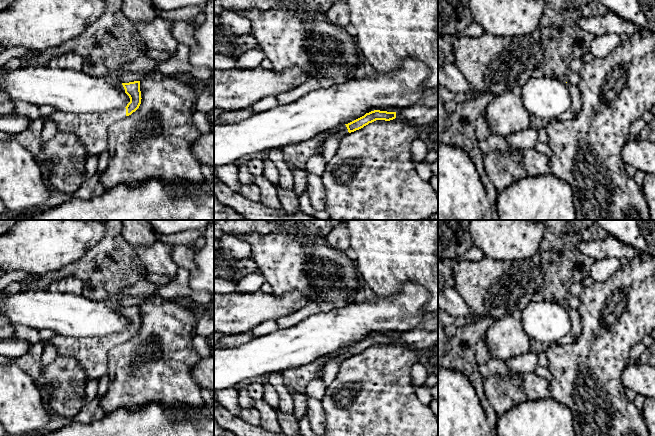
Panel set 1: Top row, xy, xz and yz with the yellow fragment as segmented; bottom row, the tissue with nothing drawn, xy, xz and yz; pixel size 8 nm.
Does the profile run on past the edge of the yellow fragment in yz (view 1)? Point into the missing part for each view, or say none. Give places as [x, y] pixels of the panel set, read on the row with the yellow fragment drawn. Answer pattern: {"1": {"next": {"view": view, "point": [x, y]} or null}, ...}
{"1": {"next": null}}

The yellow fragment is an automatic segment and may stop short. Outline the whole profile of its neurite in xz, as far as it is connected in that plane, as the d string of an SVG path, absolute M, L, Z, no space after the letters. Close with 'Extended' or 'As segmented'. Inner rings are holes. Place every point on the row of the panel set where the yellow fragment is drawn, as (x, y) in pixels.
M374 110L366 113L364 116L342 125L341 127L330 130L328 134L318 134L308 141L301 142L300 144L293 144L285 146L283 150L283 158L290 170L304 169L308 160L319 153L319 147L322 146L325 140L337 132L347 131L348 133L354 132L363 128L364 126L376 120L390 121L396 118L396 112L387 112Z. Extended

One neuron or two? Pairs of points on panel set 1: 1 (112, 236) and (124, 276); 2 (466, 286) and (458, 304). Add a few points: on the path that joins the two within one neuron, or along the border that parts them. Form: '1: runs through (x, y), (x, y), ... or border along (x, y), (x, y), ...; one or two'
1: runs through (112, 246), (112, 264), (114, 266); one
2: border along (454, 287), (473, 311); two

